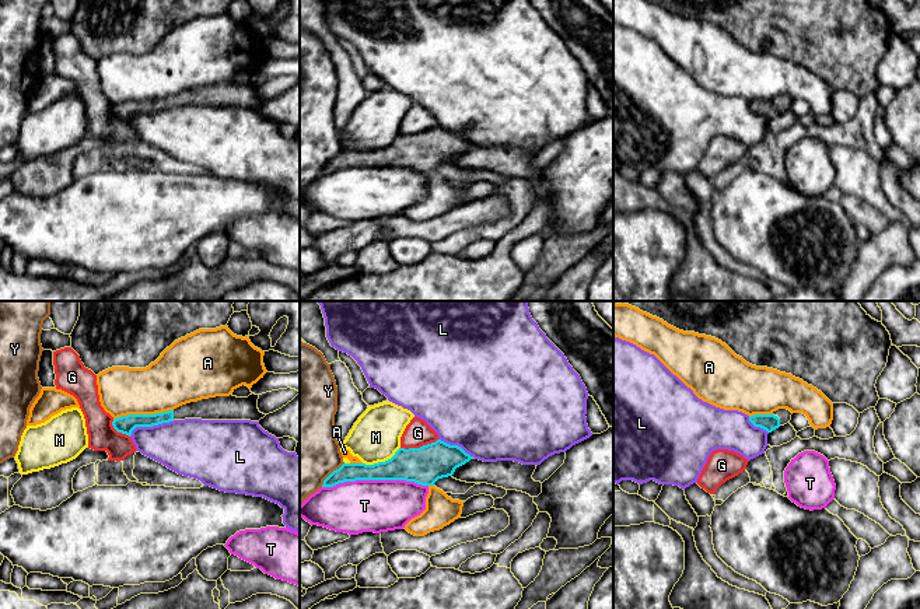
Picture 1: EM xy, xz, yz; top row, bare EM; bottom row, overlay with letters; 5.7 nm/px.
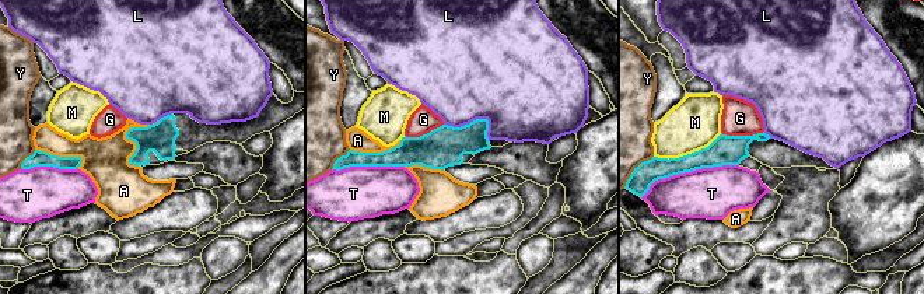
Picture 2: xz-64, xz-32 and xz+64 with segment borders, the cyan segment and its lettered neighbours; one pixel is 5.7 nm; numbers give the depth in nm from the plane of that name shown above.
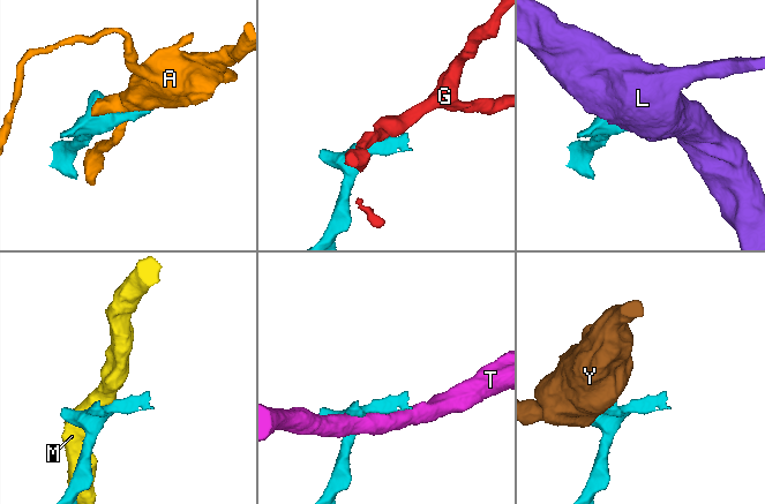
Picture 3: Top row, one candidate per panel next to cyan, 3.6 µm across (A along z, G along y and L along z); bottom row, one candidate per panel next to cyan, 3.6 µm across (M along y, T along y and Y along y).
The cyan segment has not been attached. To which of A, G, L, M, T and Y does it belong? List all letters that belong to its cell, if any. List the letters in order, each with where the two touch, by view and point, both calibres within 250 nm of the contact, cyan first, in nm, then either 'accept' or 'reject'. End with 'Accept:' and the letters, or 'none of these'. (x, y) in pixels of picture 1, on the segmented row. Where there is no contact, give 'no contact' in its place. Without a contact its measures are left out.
A: xy (143, 415) | 110/300 nm | reject
G: xz (420, 447) | 220/160 nm | reject
L: xy (150, 426) | 110/320 nm | reject
M: xz (381, 462) | 220/280 nm | reject
T: xz (374, 479) | 190/300 nm | reject
Y: xz (331, 473) | 110/440 nm | reject
Accept: none of these

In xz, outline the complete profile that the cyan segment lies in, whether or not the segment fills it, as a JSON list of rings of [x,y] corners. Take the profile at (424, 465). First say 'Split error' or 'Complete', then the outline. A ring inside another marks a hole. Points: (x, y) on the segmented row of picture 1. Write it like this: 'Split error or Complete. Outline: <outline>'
Complete. Outline: [[[441,440],[420,448],[399,448],[395,455],[374,465],[343,463],[333,470],[322,487],[356,480],[406,480],[434,486],[438,479],[452,476],[455,469],[473,459],[458,445]]]

